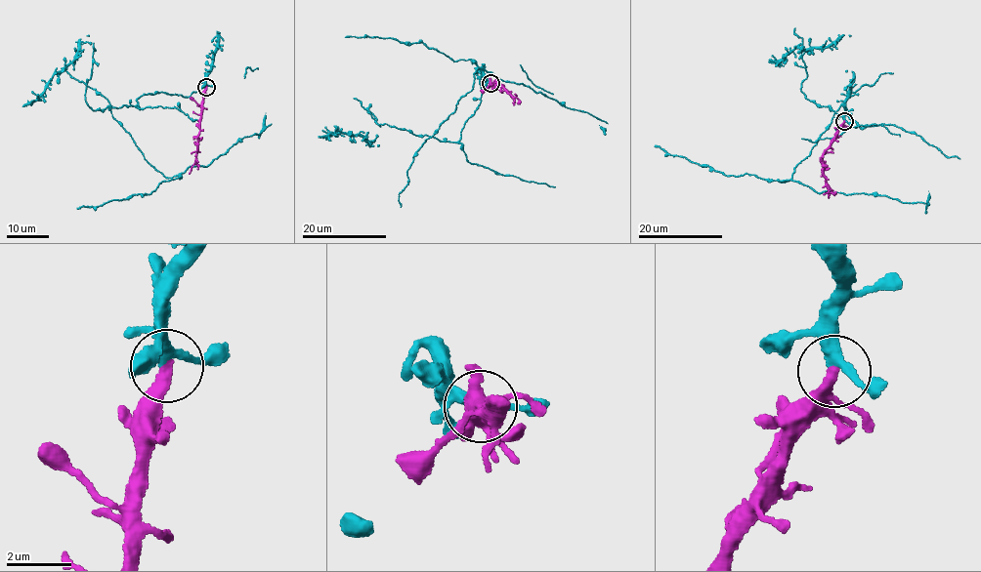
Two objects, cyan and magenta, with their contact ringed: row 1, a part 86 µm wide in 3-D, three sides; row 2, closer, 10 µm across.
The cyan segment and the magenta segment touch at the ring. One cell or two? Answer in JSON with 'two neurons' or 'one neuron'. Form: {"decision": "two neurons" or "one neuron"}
{"decision": "one neuron"}

